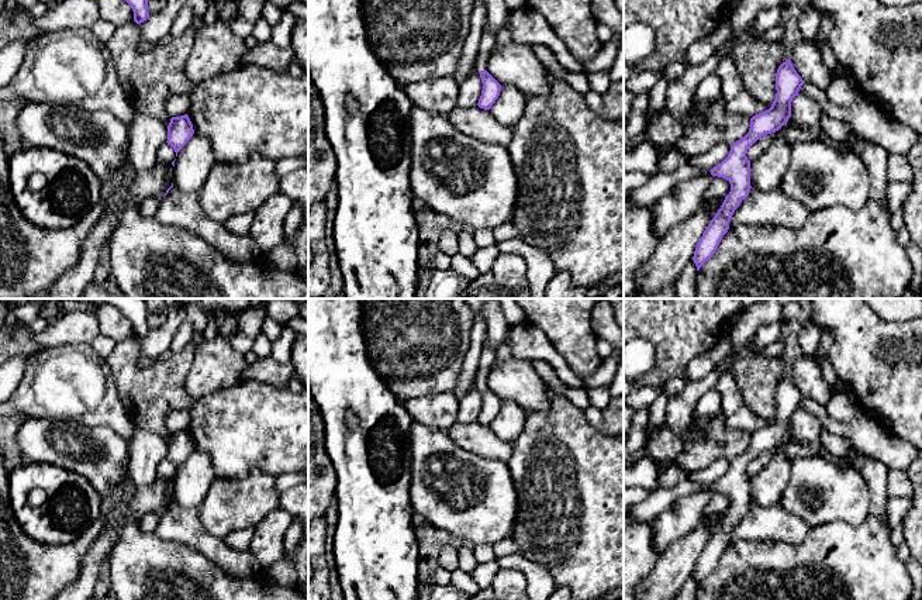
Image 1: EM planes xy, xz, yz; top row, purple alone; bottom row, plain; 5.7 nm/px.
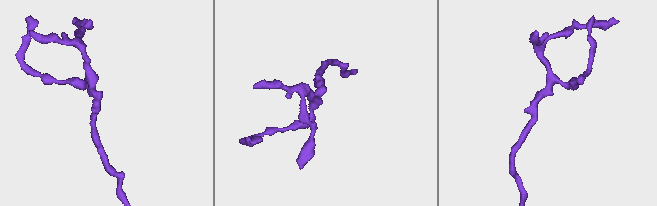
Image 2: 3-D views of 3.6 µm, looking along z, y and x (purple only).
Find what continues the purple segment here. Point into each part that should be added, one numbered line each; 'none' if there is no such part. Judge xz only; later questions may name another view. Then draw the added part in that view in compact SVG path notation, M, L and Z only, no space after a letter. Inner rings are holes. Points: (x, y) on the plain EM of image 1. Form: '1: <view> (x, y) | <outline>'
1: xz (487, 357) | M487 337L484 338L483 351L480 355L480 363L476 376L477 387L484 386L486 376L495 361L495 351L487 345Z

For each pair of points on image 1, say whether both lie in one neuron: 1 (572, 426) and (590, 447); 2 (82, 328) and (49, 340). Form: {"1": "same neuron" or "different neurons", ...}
{"1": "same neuron", "2": "same neuron"}

